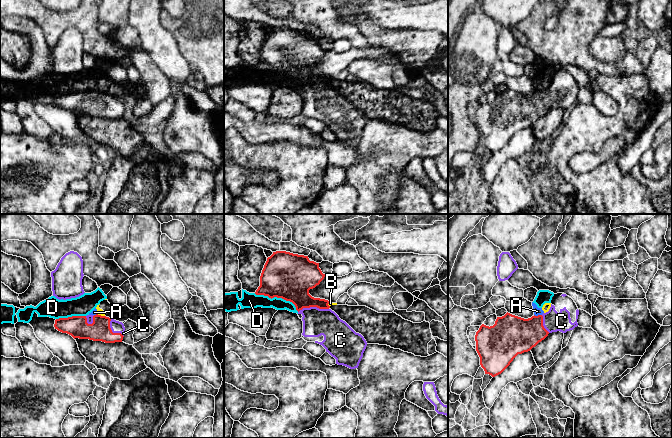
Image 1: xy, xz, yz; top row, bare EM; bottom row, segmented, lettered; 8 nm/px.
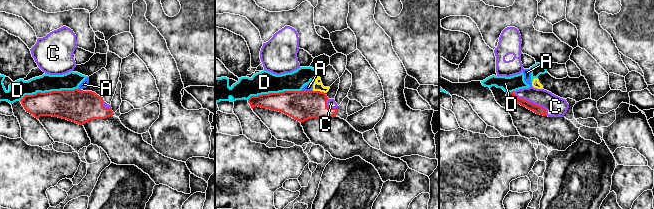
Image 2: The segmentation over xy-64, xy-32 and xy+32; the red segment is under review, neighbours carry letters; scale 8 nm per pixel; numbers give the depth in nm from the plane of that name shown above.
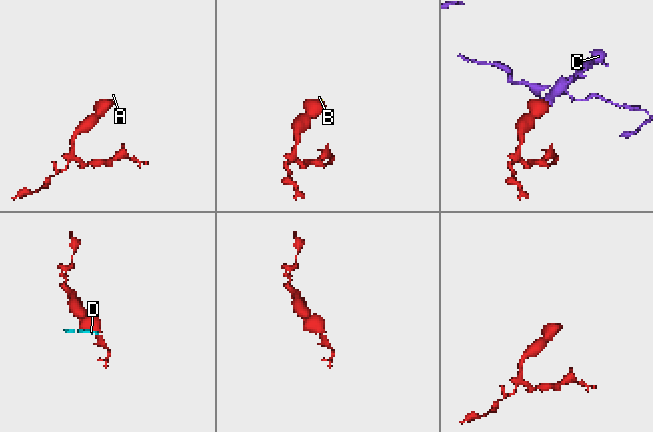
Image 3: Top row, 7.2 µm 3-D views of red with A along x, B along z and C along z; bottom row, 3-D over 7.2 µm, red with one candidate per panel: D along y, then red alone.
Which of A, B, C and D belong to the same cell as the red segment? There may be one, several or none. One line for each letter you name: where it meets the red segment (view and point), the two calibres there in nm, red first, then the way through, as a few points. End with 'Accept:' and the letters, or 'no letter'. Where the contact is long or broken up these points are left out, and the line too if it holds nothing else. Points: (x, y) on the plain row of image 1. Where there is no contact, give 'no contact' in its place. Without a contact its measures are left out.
C: xz (313, 82) | 300/220 nm | across xz (292, 59), (313, 82), (316, 89), (316, 98)
Accept: C

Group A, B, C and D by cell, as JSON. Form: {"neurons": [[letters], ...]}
{"neurons": [["A", "B", "D"], ["C"]]}

